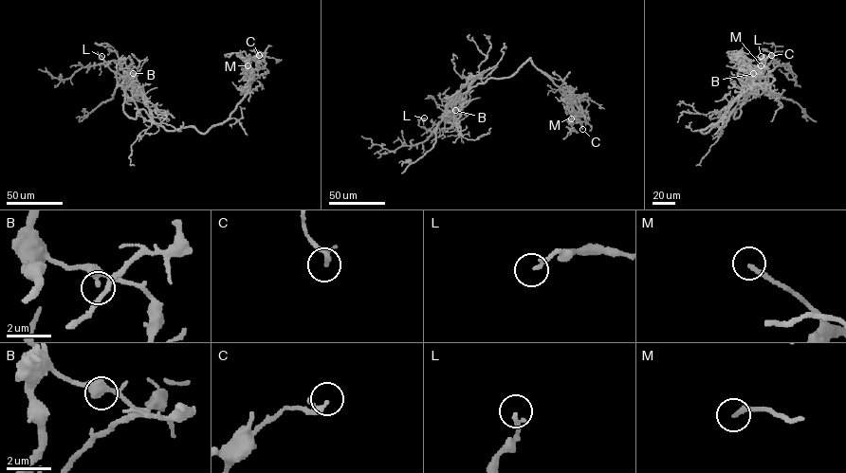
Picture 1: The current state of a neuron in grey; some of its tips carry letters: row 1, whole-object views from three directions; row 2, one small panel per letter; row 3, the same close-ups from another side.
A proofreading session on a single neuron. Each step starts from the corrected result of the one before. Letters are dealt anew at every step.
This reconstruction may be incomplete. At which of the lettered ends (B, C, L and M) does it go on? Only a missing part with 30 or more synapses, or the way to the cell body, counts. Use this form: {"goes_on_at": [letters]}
{"goes_on_at": ["M"]}

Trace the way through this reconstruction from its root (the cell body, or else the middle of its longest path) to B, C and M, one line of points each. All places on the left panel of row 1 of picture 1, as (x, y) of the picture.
B: (167, 131), (144, 109), (137, 107), (129, 78), (129, 73), (133, 73)
C: (167, 131), (193, 126), (205, 134), (223, 123), (249, 89), (254, 69), (259, 66), (259, 55)
M: (167, 131), (193, 126), (205, 134), (223, 123), (249, 89), (254, 70), (248, 65)

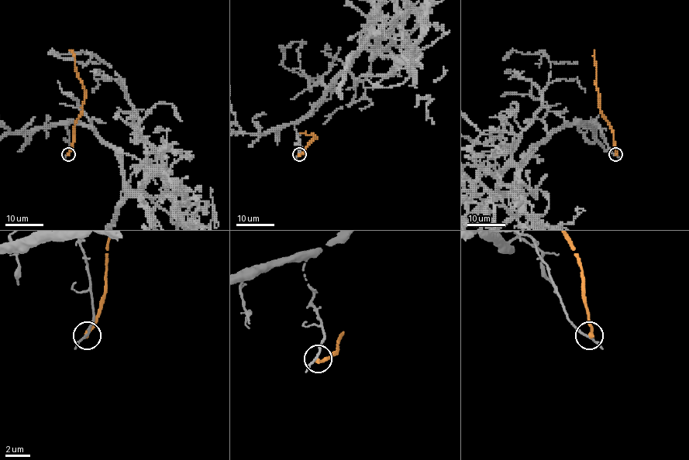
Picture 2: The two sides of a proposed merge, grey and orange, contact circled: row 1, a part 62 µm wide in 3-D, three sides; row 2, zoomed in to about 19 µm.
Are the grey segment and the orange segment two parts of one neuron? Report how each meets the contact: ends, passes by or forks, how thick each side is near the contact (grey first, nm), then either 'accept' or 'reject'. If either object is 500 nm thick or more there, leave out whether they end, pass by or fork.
grey passes by; orange ends there; 170 nm thick on the grey side, 320 nm on the other; reject

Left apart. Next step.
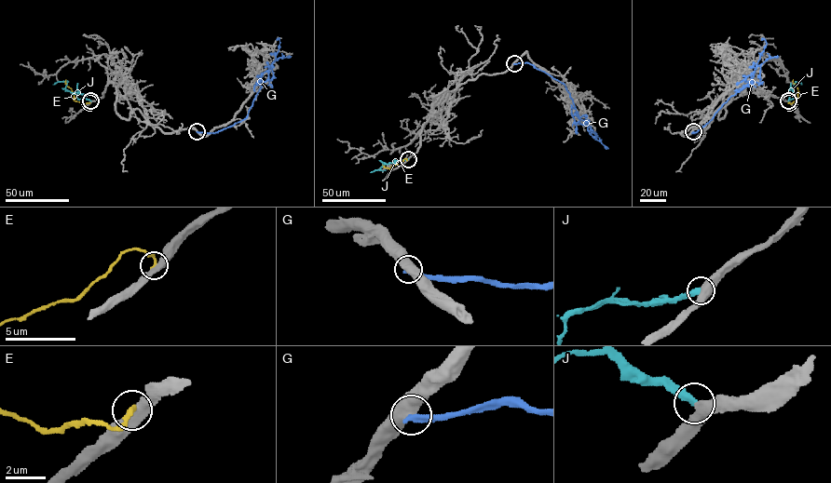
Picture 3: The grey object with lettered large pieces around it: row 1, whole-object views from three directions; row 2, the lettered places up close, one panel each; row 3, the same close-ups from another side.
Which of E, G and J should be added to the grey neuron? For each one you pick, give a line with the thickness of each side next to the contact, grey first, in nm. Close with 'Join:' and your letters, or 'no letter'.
J: calibres 480 and 400 nm
Join: J

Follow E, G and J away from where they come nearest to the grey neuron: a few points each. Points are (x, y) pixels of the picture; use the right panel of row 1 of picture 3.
E: (789, 102), (797, 97), (797, 88), (793, 79)
G: (693, 131), (705, 125), (730, 97), (746, 86), (766, 45), (765, 40), (761, 40)
J: (788, 100), (796, 81), (802, 85)

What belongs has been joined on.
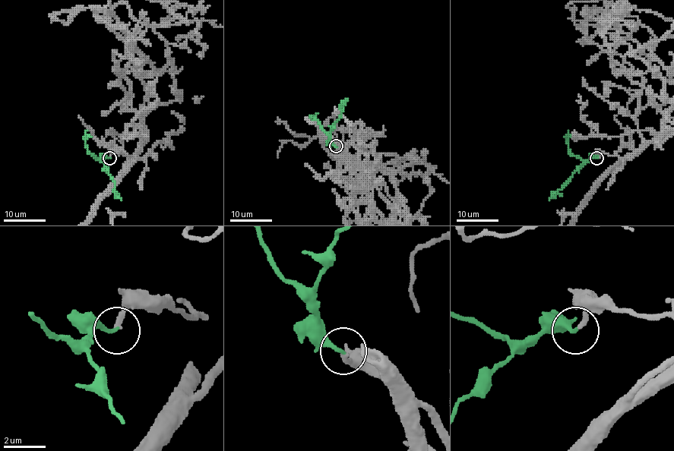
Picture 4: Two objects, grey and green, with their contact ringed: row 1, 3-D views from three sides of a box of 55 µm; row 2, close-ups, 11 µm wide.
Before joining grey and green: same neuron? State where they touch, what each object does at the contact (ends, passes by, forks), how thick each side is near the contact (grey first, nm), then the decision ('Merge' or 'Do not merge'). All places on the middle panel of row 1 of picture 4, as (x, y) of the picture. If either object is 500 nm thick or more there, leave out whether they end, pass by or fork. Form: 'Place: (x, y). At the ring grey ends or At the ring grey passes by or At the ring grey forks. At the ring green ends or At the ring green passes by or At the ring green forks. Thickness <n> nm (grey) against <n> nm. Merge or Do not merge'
Place: (336, 146). At the ring grey ends. At the ring green ends. Thickness 240 nm (grey) against 200 nm. Merge

